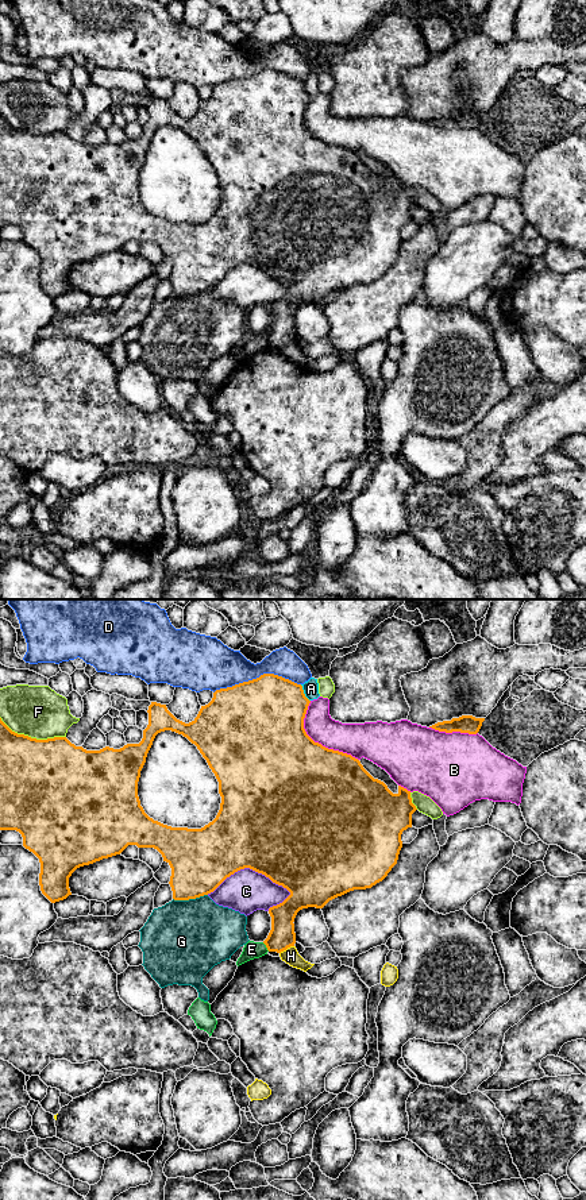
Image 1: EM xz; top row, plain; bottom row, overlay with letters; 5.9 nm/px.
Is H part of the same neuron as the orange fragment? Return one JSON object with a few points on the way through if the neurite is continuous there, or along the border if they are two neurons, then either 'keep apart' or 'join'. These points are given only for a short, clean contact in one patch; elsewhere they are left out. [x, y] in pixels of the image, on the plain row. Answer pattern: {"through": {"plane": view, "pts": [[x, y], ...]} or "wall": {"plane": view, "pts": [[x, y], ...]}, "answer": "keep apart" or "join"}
{"wall": {"plane": "xz", "pts": [[293, 340], [280, 348]]}, "answer": "keep apart"}

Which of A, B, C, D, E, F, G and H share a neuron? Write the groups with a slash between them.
A / B / C / D / E / F / G / H

